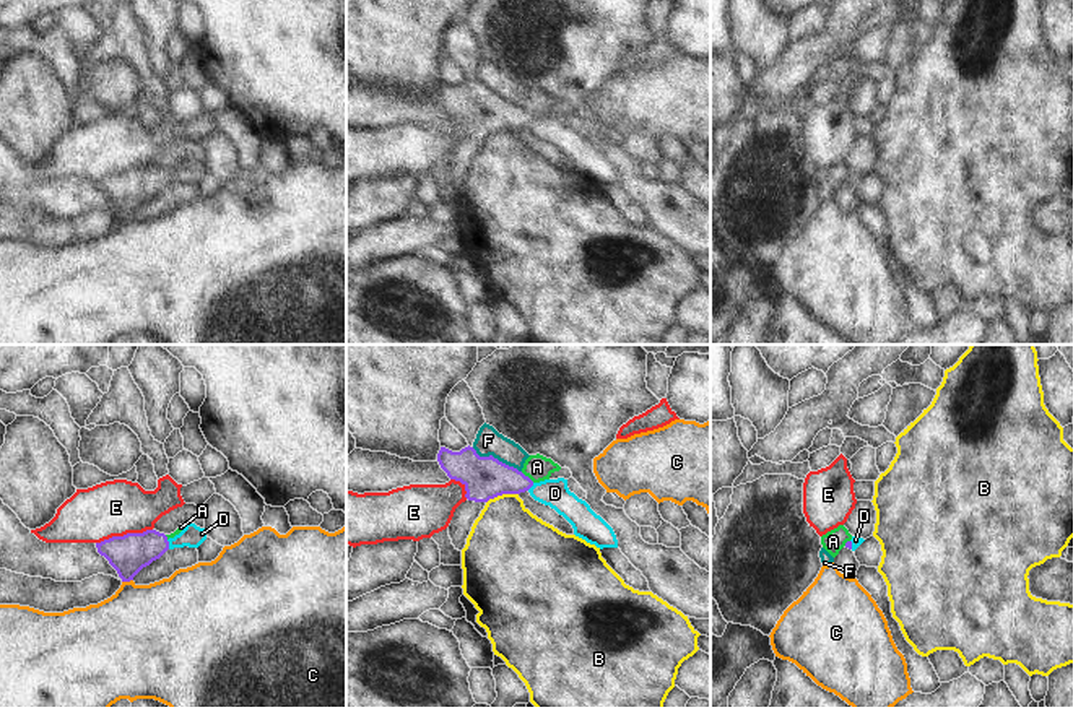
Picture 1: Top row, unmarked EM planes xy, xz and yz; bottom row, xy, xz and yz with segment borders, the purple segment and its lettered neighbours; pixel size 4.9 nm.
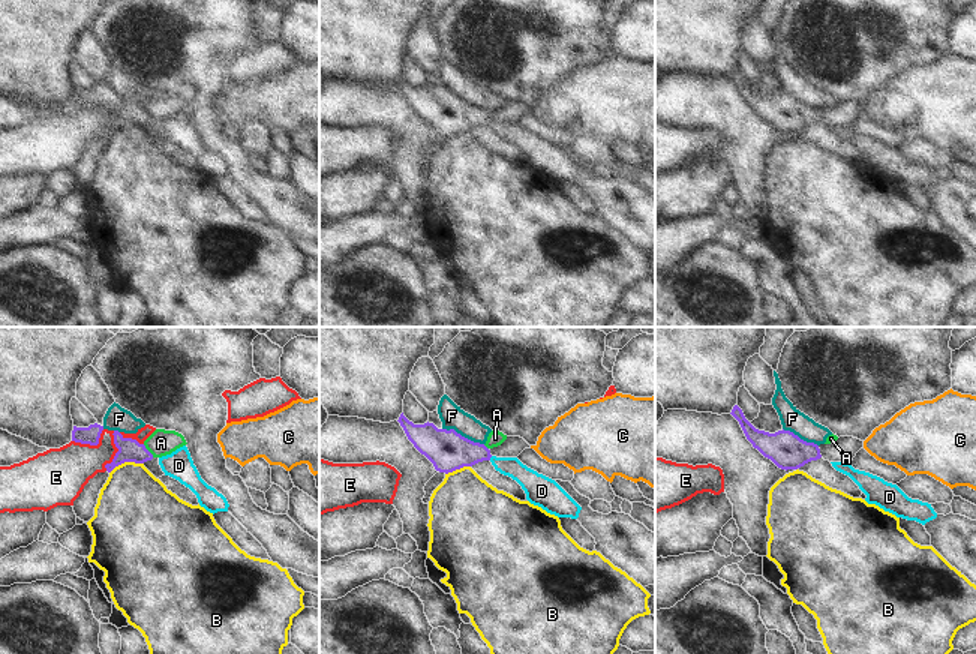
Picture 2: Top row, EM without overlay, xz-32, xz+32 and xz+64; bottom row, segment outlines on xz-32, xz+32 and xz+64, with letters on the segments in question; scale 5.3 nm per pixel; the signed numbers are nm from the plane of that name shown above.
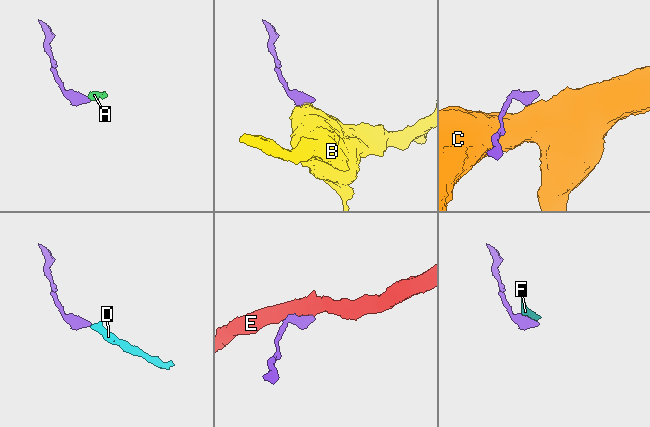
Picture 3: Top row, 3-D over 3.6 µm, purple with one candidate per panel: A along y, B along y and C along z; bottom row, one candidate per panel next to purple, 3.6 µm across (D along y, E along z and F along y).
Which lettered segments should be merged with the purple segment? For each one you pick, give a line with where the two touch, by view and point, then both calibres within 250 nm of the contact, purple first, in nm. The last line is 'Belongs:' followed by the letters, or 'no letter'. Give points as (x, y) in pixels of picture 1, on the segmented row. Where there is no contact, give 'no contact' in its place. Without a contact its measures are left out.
D: meets purple in xy at (168, 545); 190 nm thick on the purple side, 110 nm on the other
Belongs: D

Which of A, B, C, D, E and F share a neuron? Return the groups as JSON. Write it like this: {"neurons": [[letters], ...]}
{"neurons": [["A", "F"], ["B"], ["C"], ["D"], ["E"]]}

